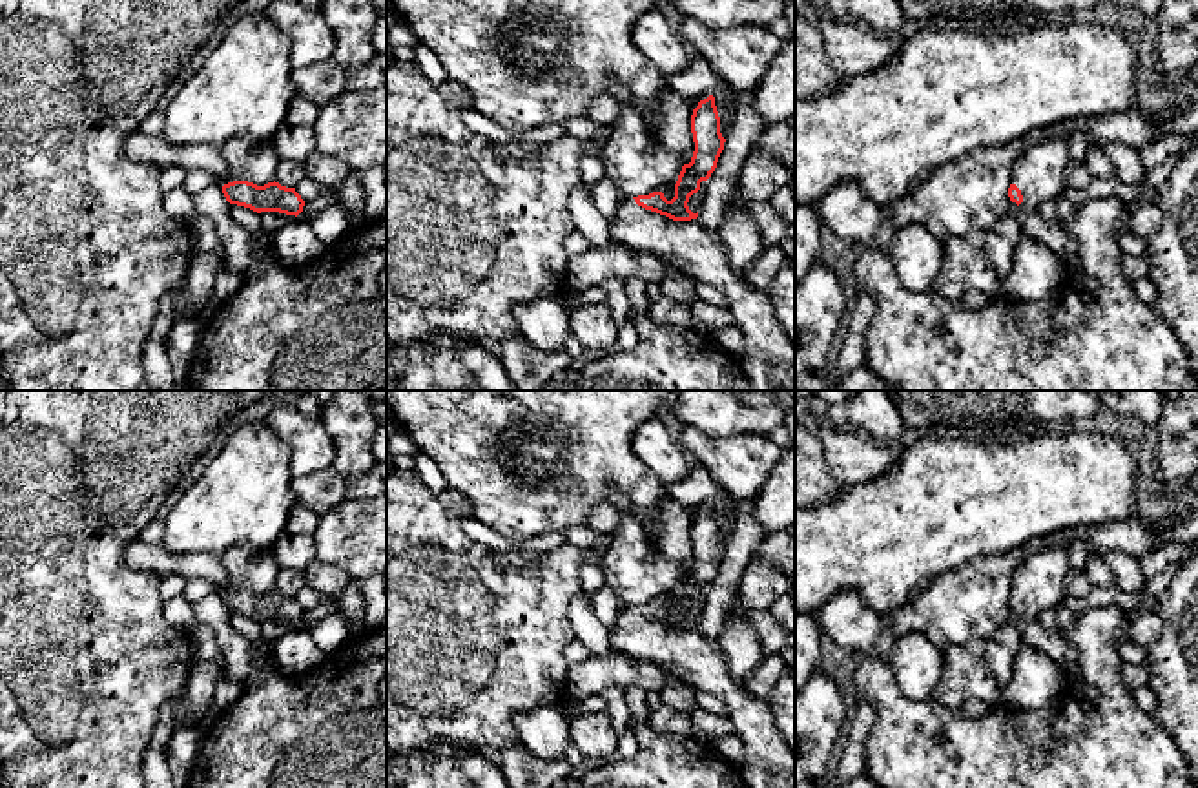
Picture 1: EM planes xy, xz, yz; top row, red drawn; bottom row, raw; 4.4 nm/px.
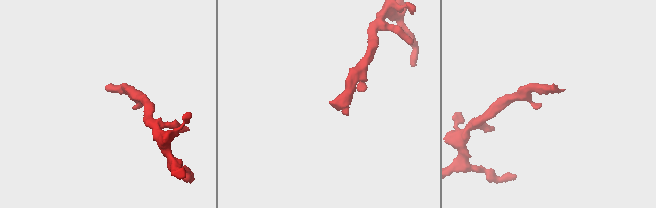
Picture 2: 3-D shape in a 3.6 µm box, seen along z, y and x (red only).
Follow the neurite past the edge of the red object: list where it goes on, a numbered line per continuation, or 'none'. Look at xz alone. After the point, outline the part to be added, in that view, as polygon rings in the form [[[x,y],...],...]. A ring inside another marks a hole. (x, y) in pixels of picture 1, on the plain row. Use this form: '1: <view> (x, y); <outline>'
1: xz (768, 763); [[[627,606],[609,631],[609,646],[636,662],[669,669],[726,704],[744,742],[737,768],[748,788],[795,788],[795,755],[780,737],[769,704],[731,679],[718,640],[706,638],[698,626],[673,629]]]

